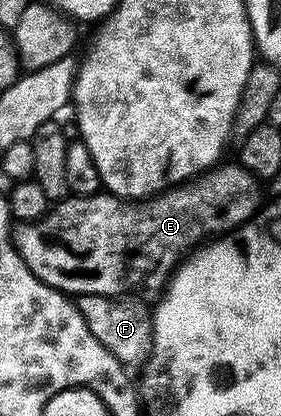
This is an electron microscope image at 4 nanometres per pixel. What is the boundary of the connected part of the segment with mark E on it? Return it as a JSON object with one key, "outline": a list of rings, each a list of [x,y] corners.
{"outline":[[[237,162],[226,163],[219,163],[201,176],[175,186],[147,202],[127,202],[113,194],[71,195],[65,200],[57,201],[41,224],[24,224],[17,229],[18,253],[29,266],[30,273],[49,288],[57,288],[63,294],[118,298],[130,294],[126,292],[133,288],[147,288],[148,291],[157,293],[165,289],[175,269],[203,241],[229,233],[257,213],[260,207],[260,186],[256,178]]]}

